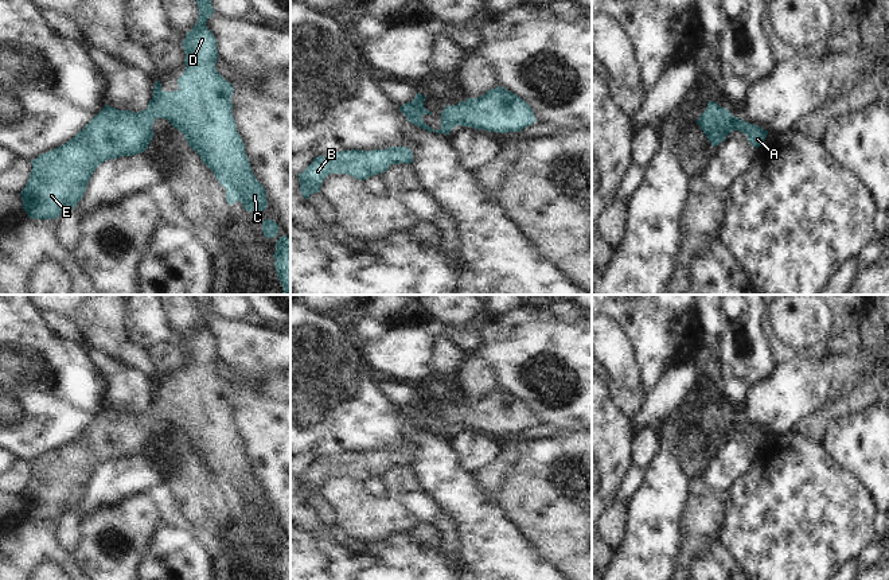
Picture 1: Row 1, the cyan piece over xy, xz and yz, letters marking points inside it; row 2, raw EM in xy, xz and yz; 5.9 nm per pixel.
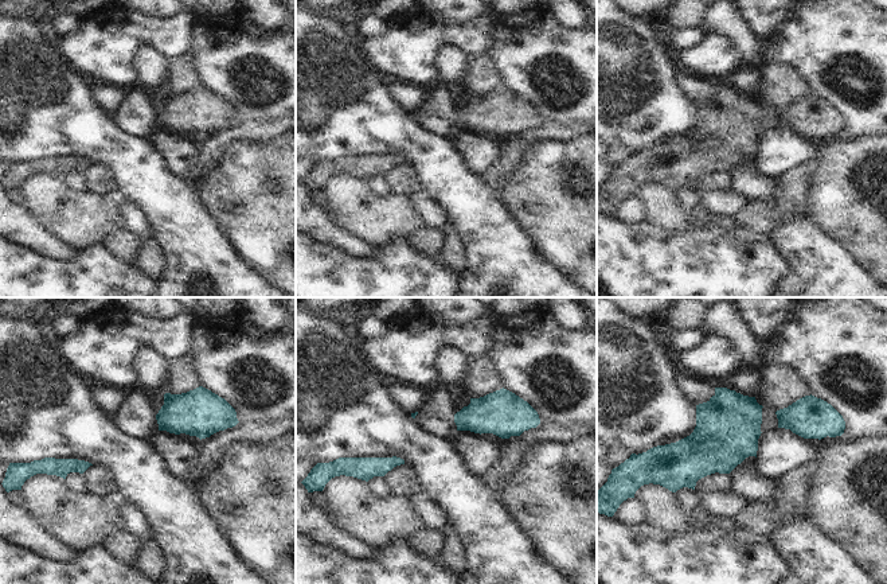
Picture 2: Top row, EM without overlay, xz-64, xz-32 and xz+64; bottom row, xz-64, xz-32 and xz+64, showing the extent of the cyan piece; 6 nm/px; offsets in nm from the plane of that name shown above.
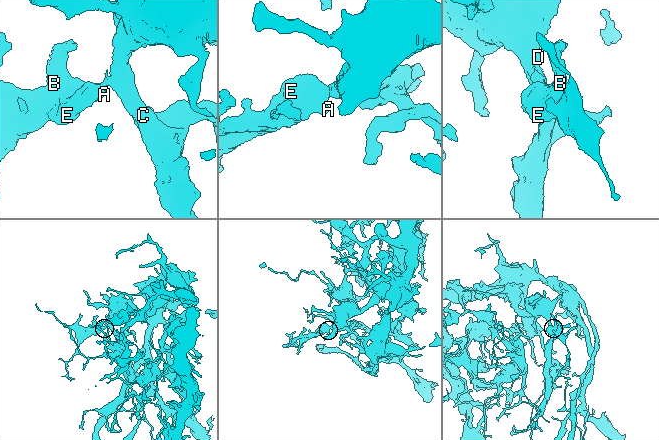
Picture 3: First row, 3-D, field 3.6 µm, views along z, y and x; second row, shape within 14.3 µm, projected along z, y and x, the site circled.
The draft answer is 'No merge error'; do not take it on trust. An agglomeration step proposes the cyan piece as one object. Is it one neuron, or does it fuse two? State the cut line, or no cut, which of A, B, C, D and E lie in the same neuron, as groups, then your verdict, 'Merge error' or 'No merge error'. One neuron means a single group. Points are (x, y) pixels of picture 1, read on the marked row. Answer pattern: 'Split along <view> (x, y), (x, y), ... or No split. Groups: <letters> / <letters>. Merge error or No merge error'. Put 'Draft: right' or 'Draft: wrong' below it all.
No split. Groups: A B C D E. No merge error.
Draft: right

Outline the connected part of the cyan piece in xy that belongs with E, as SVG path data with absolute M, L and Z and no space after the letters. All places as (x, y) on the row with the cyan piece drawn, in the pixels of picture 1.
M196 0L196 4L198 22L183 40L186 70L178 78L179 89L163 92L161 83L157 81L148 108L137 113L105 105L70 141L31 160L30 179L20 192L23 209L30 218L56 219L62 213L74 210L86 191L89 179L101 163L120 156L134 156L148 148L153 137L152 126L156 118L168 120L173 128L184 135L188 145L214 172L221 186L226 188L229 205L238 201L246 211L266 209L266 191L252 171L245 144L238 135L231 113L234 87L215 69L218 61L217 40L206 26L207 19L215 11L211 0Z

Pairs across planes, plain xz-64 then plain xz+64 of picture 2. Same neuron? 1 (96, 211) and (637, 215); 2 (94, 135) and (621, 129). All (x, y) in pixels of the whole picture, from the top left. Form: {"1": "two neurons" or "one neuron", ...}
{"1": "two neurons", "2": "one neuron"}

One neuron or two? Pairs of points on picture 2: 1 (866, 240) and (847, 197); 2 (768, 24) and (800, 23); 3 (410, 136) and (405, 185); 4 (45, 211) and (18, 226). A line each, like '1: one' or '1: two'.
1: one
2: two
3: two
4: two

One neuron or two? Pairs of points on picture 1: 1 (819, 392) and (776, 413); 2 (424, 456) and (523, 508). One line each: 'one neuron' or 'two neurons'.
1: one neuron
2: two neurons

